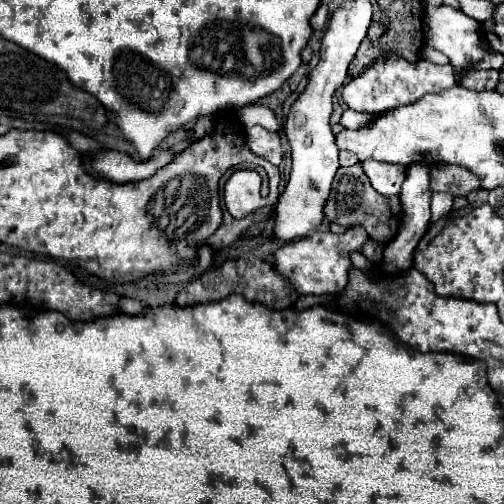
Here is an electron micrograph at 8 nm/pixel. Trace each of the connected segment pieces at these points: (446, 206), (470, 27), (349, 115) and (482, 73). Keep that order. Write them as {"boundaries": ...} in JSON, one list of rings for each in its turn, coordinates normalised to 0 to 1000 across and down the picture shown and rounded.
{"boundaries":[[[[859,381],[855,393],[855,440],[889,429],[897,419],[899,389],[893,383]]],[[[845,12],[841,79],[845,79],[849,91],[885,107],[893,115],[897,131],[909,135],[909,139],[940,135],[968,107],[968,95],[964,95],[964,87],[956,83],[956,71],[952,71],[952,44],[925,32],[921,24],[913,24],[905,16],[893,16],[893,12],[869,12],[869,16]]],[[[683,218],[679,234],[675,234],[675,246],[679,246],[683,254],[706,258],[706,254],[726,250],[730,242],[738,242],[738,234],[742,234],[738,226],[714,226],[714,222],[702,222],[702,218]]],[[[933,139],[913,155],[913,171],[929,179],[980,179],[988,167],[988,139]]]]}

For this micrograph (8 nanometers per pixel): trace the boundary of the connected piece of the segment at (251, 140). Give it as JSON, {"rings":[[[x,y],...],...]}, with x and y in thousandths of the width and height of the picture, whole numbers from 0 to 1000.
{"rings":[[[520,250],[488,254],[488,290],[516,313],[552,329],[560,321],[560,290],[552,262],[536,262]]]}

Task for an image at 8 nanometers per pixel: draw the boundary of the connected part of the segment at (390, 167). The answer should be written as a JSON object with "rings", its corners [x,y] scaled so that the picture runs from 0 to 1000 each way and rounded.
{"rings":[[[730,317],[718,321],[722,341],[730,345],[738,369],[762,385],[762,389],[786,389],[794,381],[794,369],[806,349],[806,333],[794,325],[770,325],[770,321],[746,321]]]}

